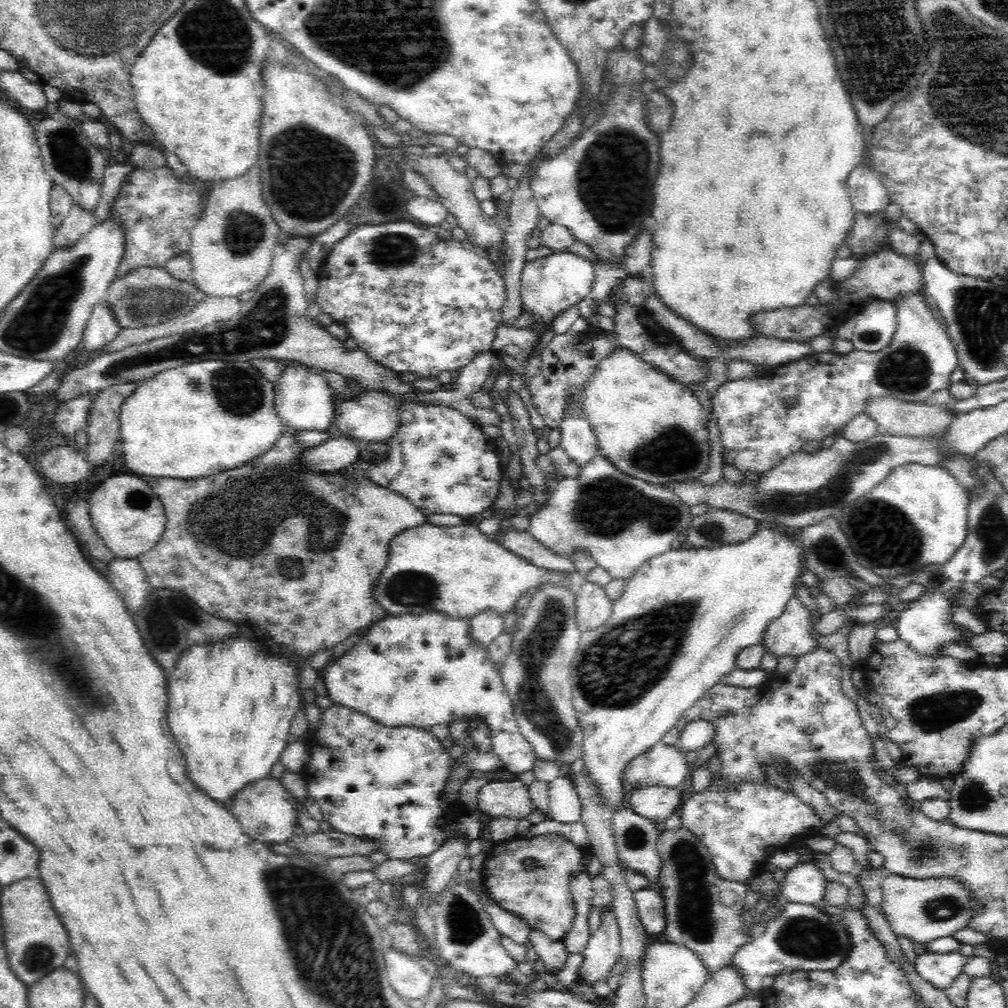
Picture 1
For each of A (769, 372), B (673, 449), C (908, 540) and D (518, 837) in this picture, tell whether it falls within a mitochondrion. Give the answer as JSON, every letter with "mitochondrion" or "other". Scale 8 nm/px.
{"A":"other","B":"mitochondrion","C":"mitochondrion","D":"other"}

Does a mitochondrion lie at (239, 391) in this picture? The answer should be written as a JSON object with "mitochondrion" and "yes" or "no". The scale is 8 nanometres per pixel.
{"mitochondrion":"yes"}

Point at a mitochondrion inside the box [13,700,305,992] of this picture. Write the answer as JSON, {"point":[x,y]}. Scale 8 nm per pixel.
{"point":[37,958]}

